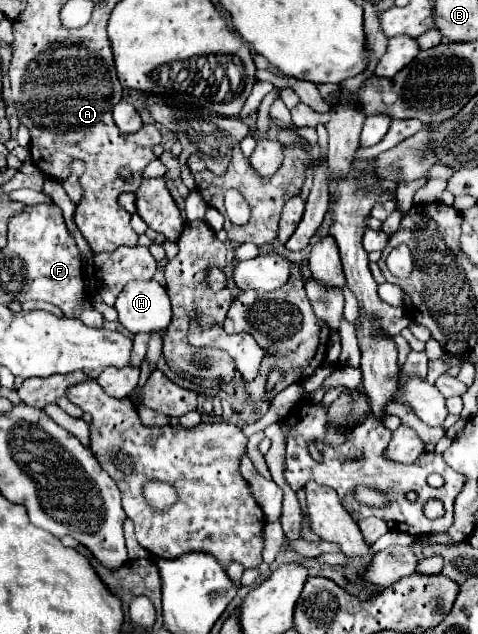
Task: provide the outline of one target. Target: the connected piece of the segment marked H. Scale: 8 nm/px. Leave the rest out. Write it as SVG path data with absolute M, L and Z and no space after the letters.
M154 279L128 283L118 295L114 307L118 311L118 321L132 335L166 329L172 319L168 293Z

